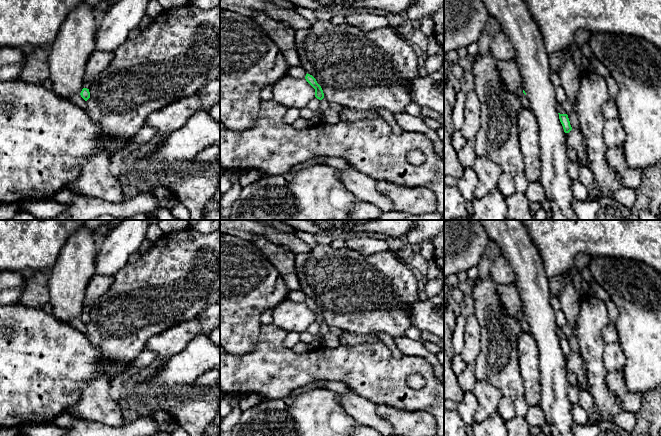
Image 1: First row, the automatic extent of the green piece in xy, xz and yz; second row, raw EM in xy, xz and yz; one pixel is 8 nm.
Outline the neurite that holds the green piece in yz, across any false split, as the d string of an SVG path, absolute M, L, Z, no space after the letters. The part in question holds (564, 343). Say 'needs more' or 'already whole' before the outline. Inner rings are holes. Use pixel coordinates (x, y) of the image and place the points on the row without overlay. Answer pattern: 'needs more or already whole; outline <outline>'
already whole; outline M558 337L558 338L559 338L560 346L563 350L564 356L569 357L572 354L572 351L570 349L568 339L567 338L560 338L560 337Z

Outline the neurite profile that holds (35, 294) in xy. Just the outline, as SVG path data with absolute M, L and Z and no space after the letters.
M49 271L26 272L23 292L19 302L23 305L42 308L49 302Z

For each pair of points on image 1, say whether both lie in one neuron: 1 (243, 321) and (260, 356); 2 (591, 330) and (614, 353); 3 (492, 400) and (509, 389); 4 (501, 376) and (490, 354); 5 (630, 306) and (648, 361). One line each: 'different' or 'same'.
1: different
2: different
3: different
4: same
5: same

